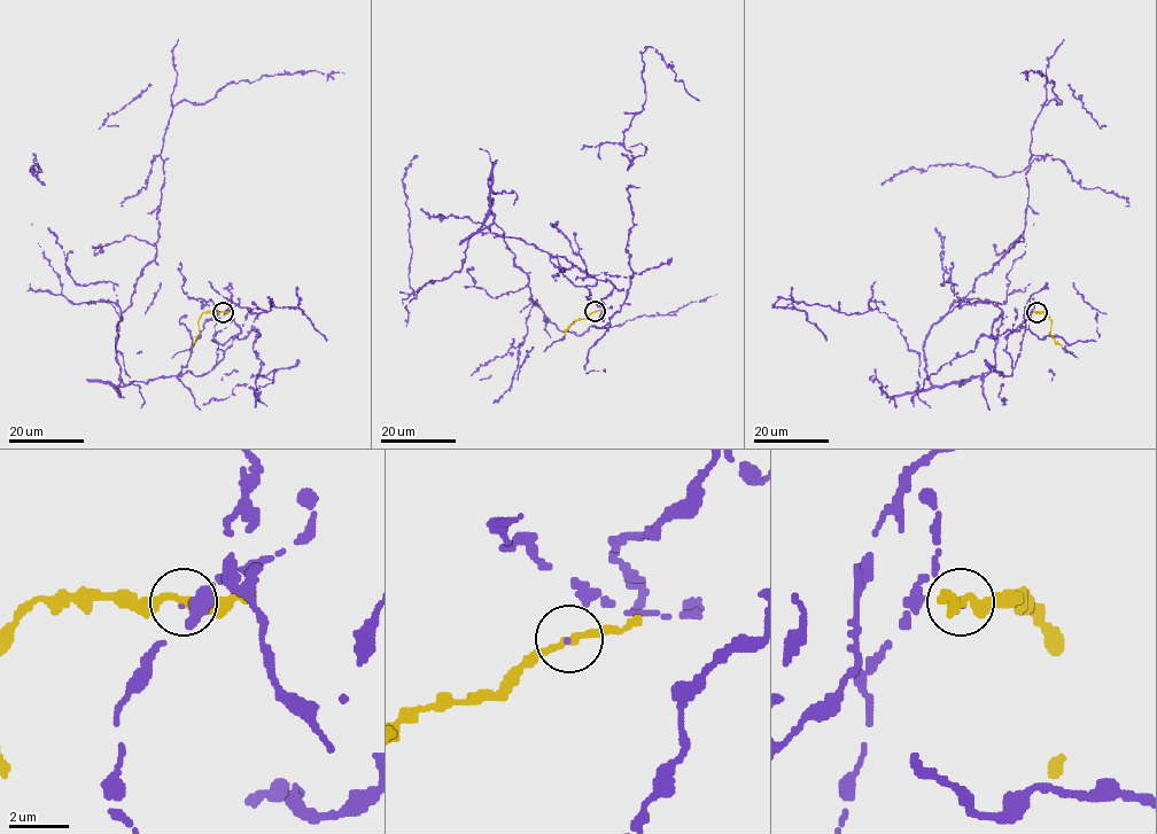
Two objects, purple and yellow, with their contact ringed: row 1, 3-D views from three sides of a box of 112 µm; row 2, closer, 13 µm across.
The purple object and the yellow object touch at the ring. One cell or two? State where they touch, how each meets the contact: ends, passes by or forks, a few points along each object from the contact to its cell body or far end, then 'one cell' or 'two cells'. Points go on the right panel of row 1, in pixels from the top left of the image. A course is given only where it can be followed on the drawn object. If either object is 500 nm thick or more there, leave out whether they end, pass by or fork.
place (1037, 312); purple ends; yellow passes by; course purple (1037, 312), (1009, 375), (930, 382), (925, 335), (1022, 235), (1034, 121), (1062, 102), (1051, 80), (1019, 73); course yellow (1037, 312), (1046, 312), (1051, 320), (1050, 334), (1062, 347); one cell

